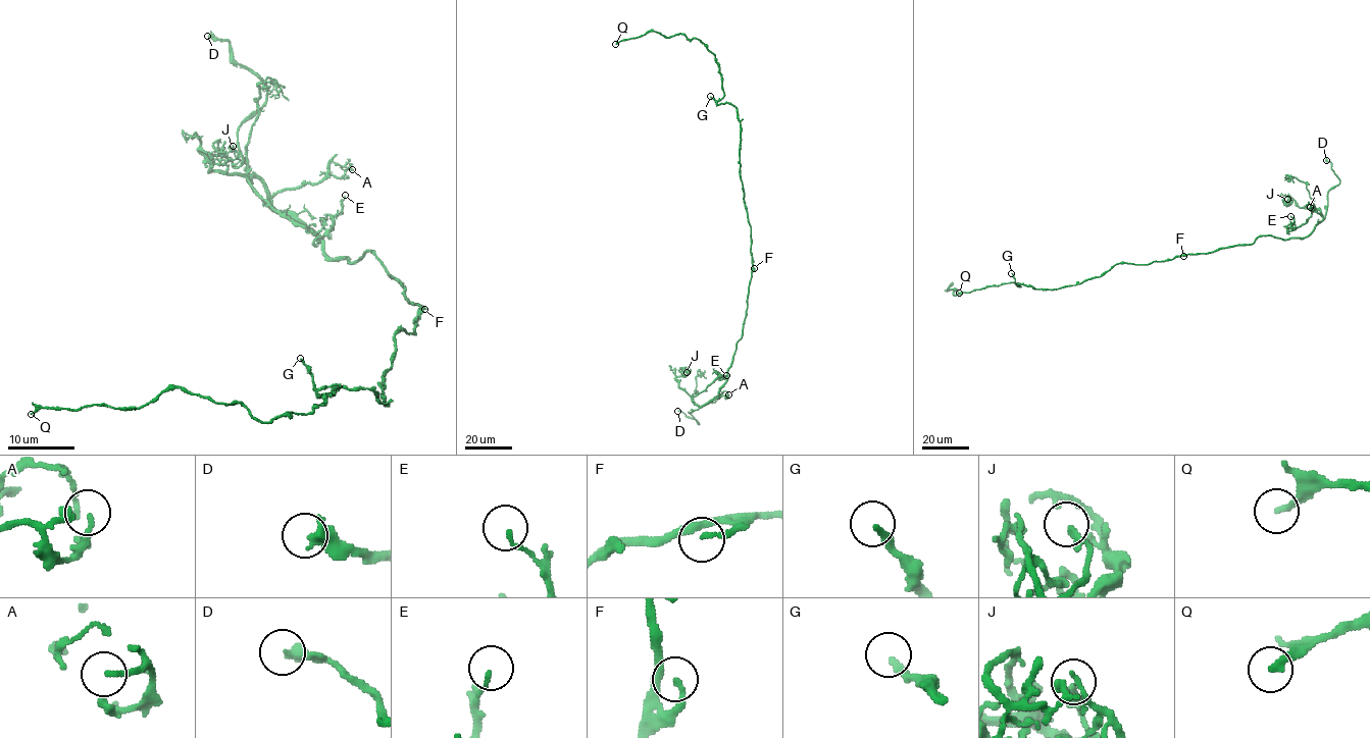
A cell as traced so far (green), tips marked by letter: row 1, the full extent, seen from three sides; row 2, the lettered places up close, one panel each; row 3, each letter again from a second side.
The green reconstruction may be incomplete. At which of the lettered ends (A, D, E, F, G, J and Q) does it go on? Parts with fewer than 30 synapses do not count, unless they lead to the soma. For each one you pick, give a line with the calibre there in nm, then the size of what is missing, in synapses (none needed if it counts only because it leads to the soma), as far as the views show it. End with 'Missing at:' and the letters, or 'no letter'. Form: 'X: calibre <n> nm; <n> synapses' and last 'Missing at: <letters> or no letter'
D: calibre 400 nm
G: calibre 240 nm; 150 synapses
Q: calibre 200 nm; 70 synapses
Missing at: D, G, Q

